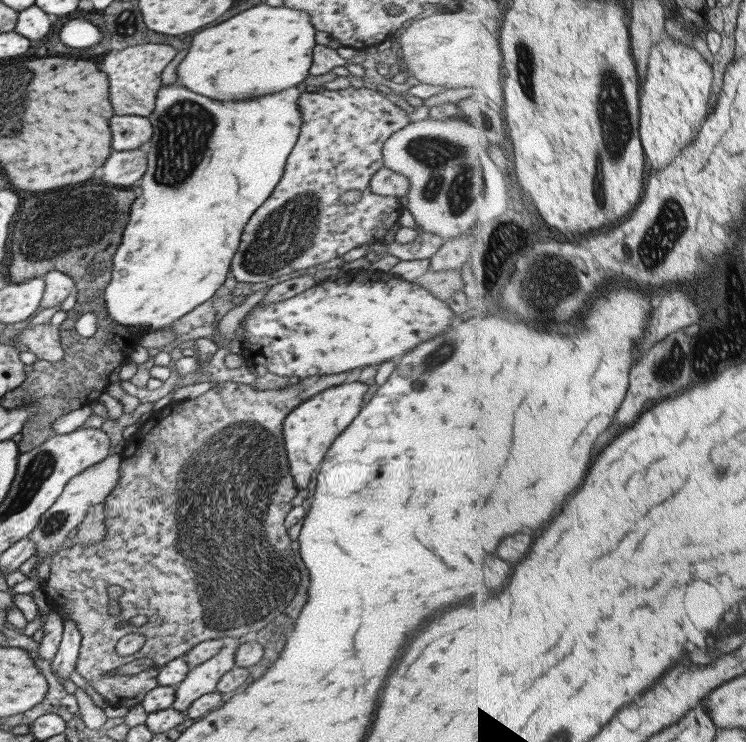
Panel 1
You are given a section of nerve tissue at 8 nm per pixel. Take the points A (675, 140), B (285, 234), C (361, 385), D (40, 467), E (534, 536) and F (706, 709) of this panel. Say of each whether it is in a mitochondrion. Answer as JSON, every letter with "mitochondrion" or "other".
{"A":"other","B":"mitochondrion","C":"other","D":"mitochondrion","E":"other","F":"other"}

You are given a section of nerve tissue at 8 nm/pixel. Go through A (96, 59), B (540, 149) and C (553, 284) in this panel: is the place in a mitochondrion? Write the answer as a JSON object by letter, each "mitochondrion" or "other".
{"A":"other","B":"other","C":"mitochondrion"}

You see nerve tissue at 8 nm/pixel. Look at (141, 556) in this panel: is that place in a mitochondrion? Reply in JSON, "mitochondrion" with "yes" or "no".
{"mitochondrion":"no"}

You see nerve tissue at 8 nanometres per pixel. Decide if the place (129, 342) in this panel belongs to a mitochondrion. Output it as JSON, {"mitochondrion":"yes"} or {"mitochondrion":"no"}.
{"mitochondrion":"no"}

